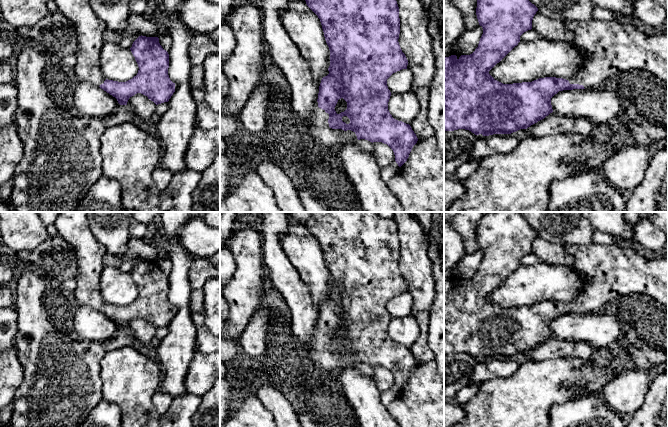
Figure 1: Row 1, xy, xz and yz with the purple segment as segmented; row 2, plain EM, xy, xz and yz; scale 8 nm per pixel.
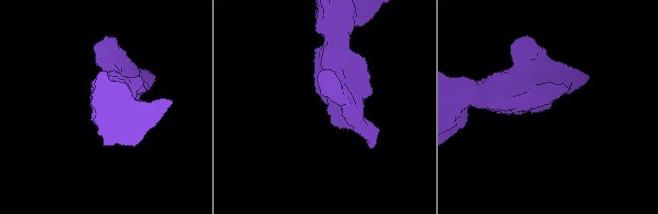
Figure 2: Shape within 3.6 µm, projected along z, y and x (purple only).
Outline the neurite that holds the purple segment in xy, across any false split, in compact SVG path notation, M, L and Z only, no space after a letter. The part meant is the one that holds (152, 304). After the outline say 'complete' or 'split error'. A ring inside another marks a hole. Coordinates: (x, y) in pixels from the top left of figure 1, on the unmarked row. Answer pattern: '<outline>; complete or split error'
M60 212L54 225L57 233L70 244L76 252L77 273L75 276L76 289L73 291L79 304L88 306L115 321L120 329L127 329L130 321L141 317L153 325L156 329L168 326L175 316L175 307L168 299L169 278L162 272L158 261L139 260L130 272L139 294L136 300L126 306L118 306L106 303L100 292L100 276L105 267L104 256L106 248L93 236L87 219L87 212Z; split error

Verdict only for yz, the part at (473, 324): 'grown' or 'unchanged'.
grown

